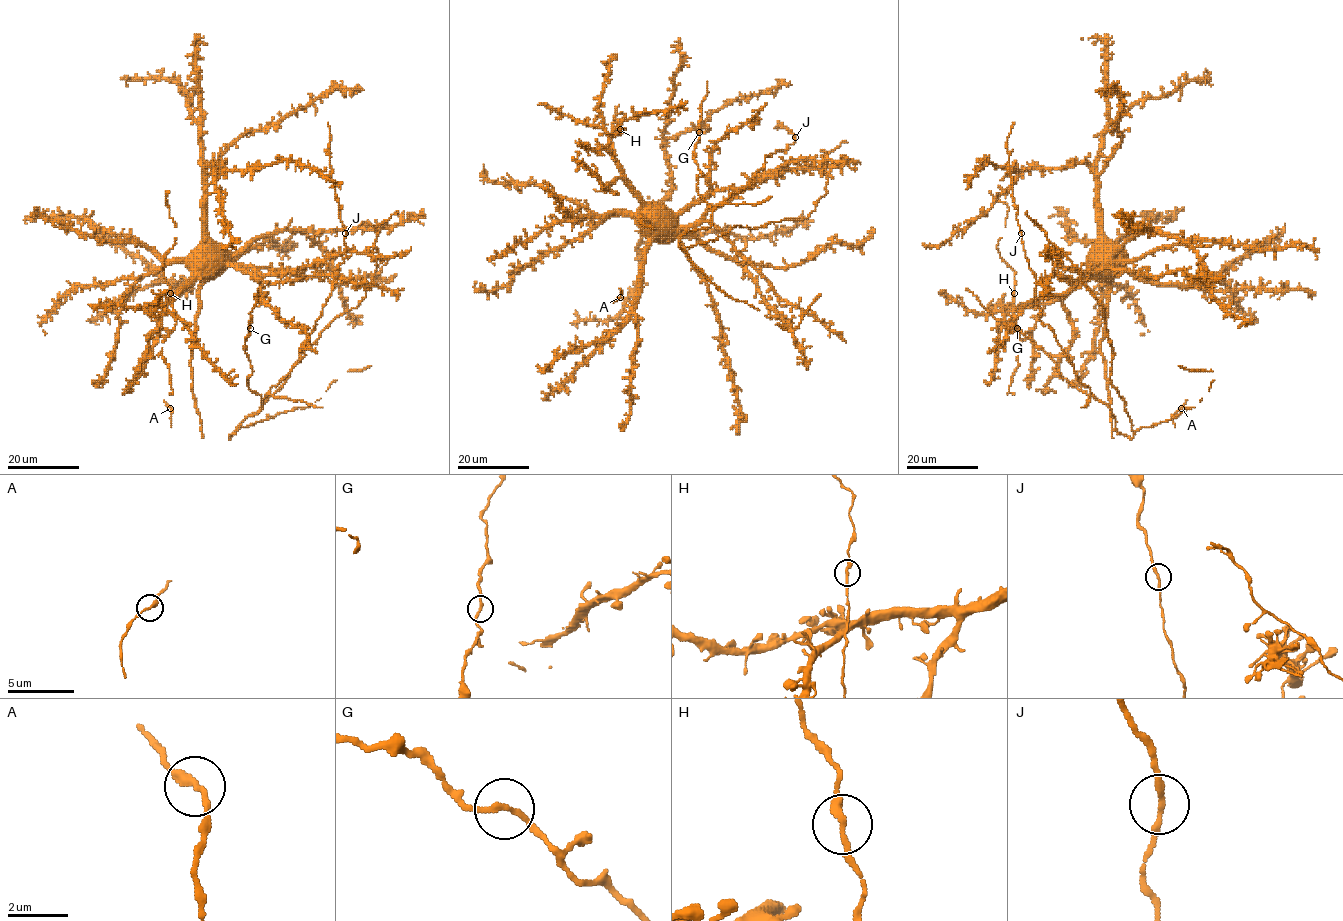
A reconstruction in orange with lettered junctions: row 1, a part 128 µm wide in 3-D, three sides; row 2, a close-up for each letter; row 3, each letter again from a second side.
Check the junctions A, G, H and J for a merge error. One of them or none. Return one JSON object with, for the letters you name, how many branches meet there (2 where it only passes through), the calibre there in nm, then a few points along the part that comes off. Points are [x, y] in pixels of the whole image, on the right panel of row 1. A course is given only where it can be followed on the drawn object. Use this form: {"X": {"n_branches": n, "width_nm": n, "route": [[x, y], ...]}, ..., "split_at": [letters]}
{"split_at": []}

